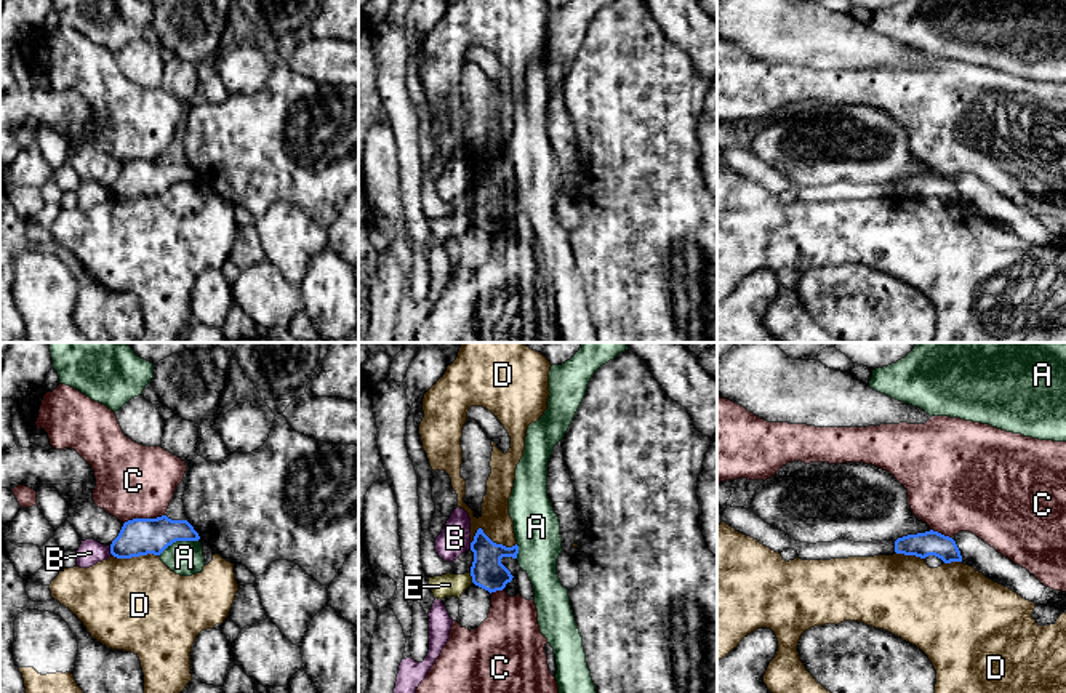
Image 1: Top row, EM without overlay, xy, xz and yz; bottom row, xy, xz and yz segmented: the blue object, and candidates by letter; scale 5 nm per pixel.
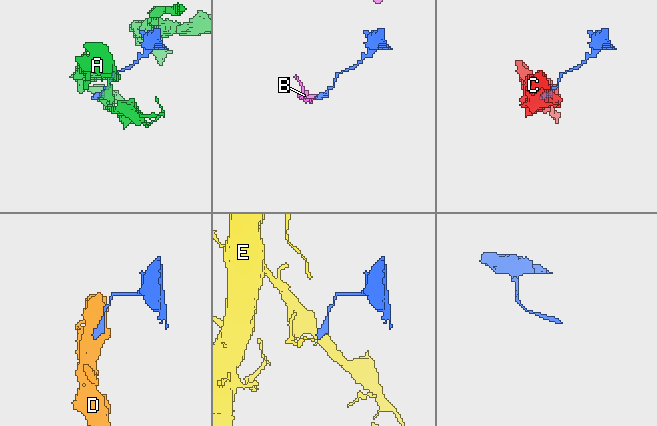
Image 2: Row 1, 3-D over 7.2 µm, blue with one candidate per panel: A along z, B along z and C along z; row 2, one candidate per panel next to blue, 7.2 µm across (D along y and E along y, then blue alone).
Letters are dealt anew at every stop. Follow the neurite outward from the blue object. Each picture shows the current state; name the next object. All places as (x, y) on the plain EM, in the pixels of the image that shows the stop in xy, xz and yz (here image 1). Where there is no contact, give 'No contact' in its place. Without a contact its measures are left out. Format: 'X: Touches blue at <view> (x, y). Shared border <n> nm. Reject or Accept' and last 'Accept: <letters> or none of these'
A: Touches blue at xy (178, 181). Shared border 220 nm. Reject
B: Touches blue at xy (111, 192). Shared border 50 nm. Reject
C: Touches blue at xy (143, 160). Shared border 220 nm. Reject
D: Touches blue at xz (490, 181). Shared border 240 nm. Reject
E: Touches blue at xz (472, 220). Shared border 50 nm. Reject
Accept: none of these

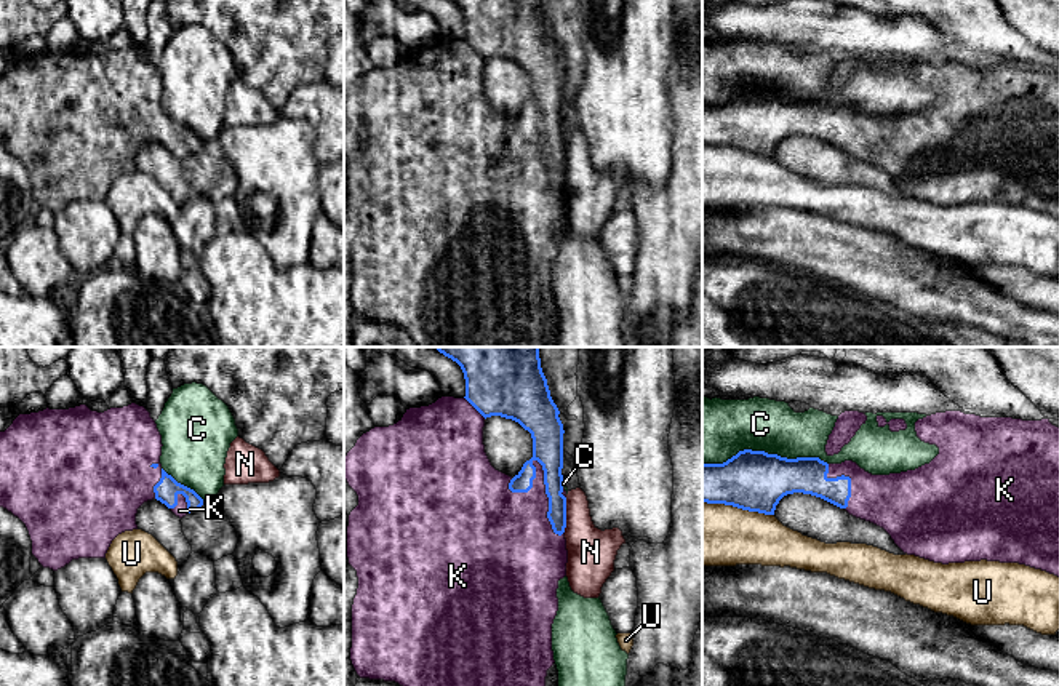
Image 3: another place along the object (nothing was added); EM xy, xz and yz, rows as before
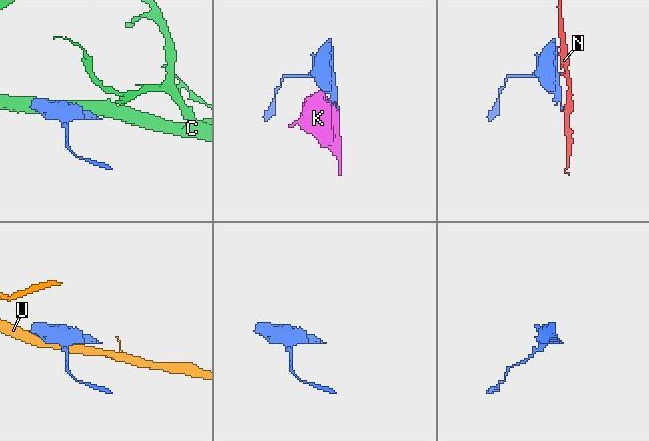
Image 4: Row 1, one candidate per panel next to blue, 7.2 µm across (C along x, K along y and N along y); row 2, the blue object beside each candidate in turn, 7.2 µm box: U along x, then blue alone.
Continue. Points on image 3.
C: Touches blue at yz (765, 95). Shared border 650 nm. Reject
K: Touches blue at xz (547, 138). Shared border 420 nm. Accept
N: Touches blue at xz (565, 157). Shared border 180 nm. Reject
U: Touches blue at yz (738, 149). Shared border 360 nm. Reject
Accept: K

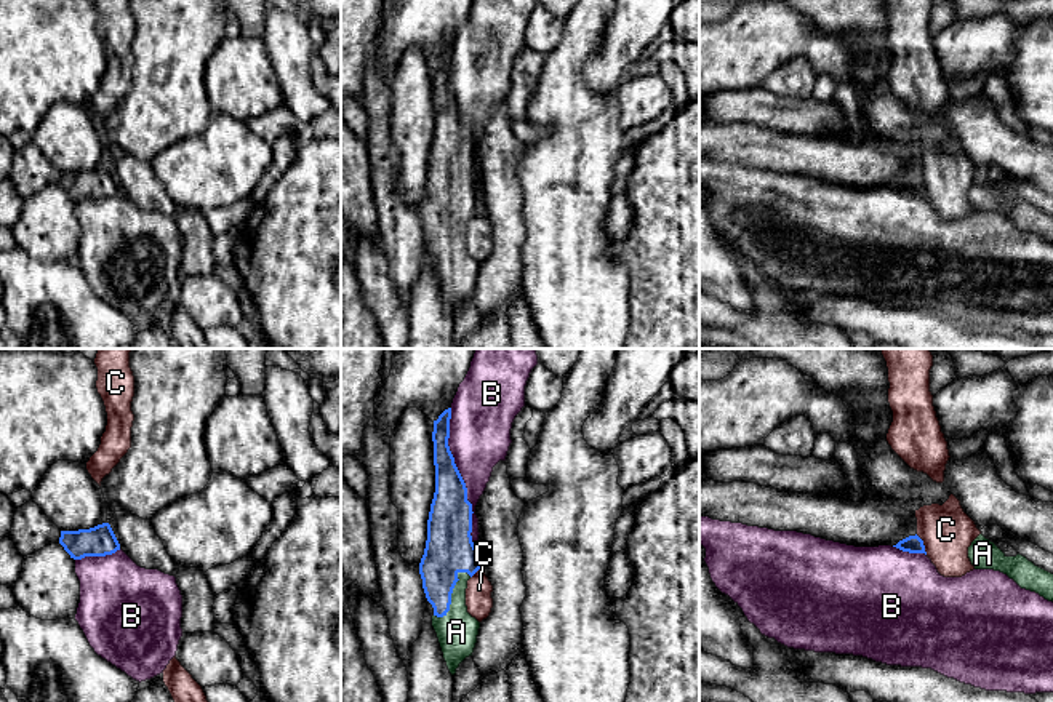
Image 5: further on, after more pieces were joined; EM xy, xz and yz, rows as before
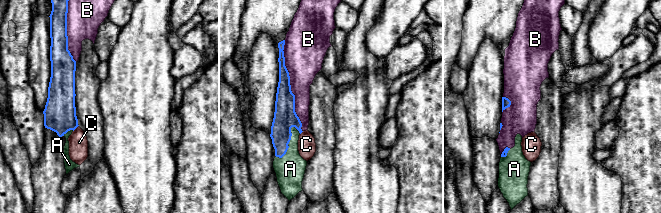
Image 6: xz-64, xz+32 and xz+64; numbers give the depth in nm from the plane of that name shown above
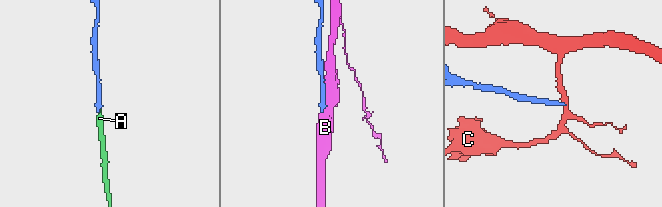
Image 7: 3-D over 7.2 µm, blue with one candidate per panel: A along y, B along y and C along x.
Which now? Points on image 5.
A: Touches blue at xz (450, 237). Shared border 280 nm. Accept
B: Touches blue at xz (461, 120). Shared border 750 nm. Reject
C: Touches blue at yz (922, 186). Shared border 120 nm. Reject
Accept: A

